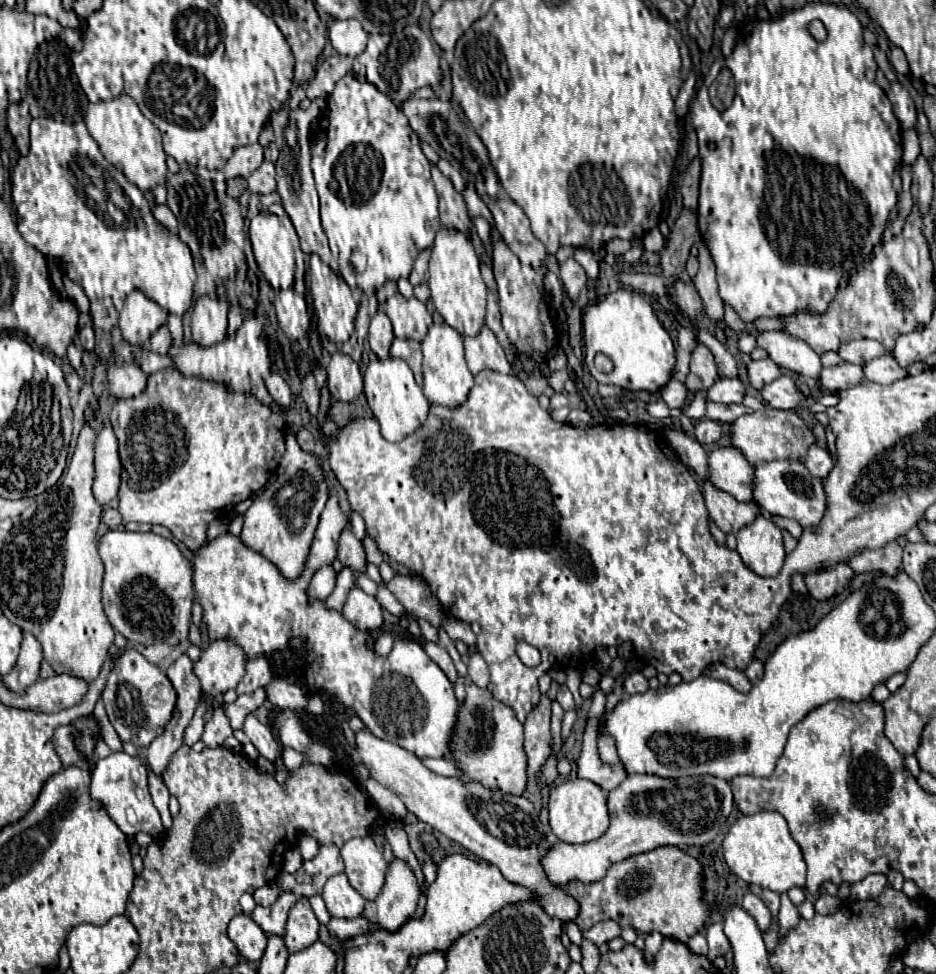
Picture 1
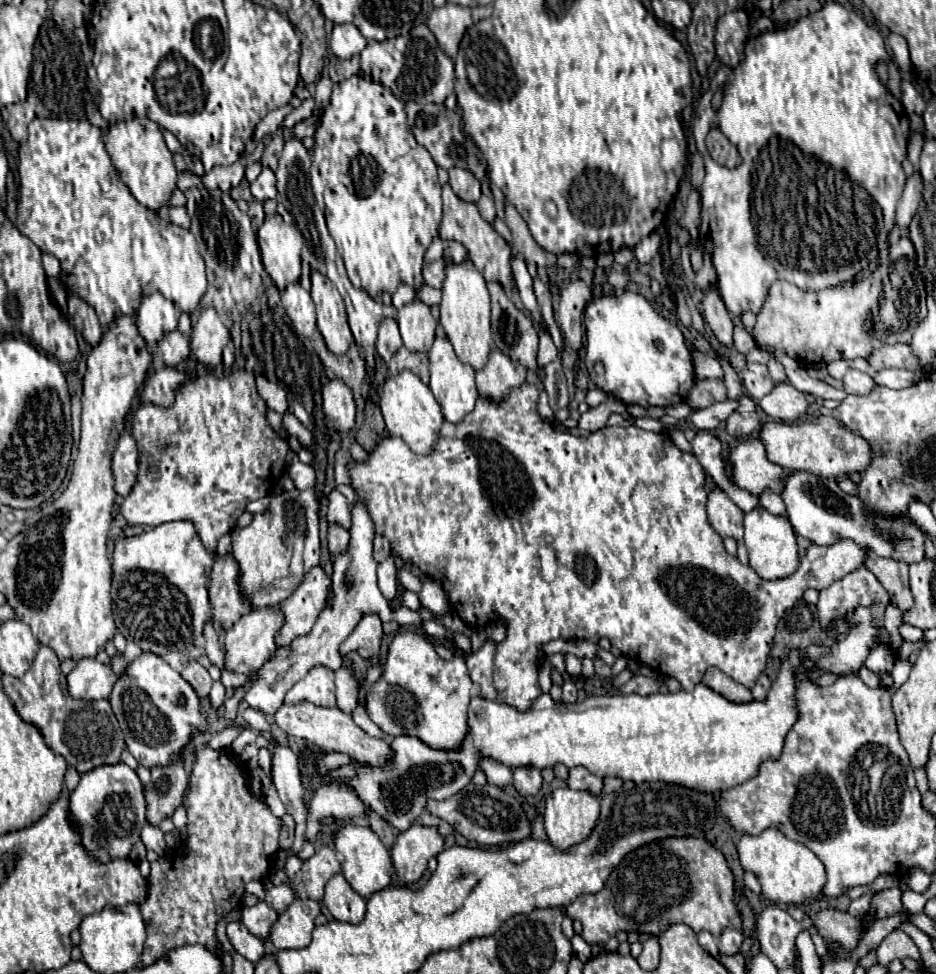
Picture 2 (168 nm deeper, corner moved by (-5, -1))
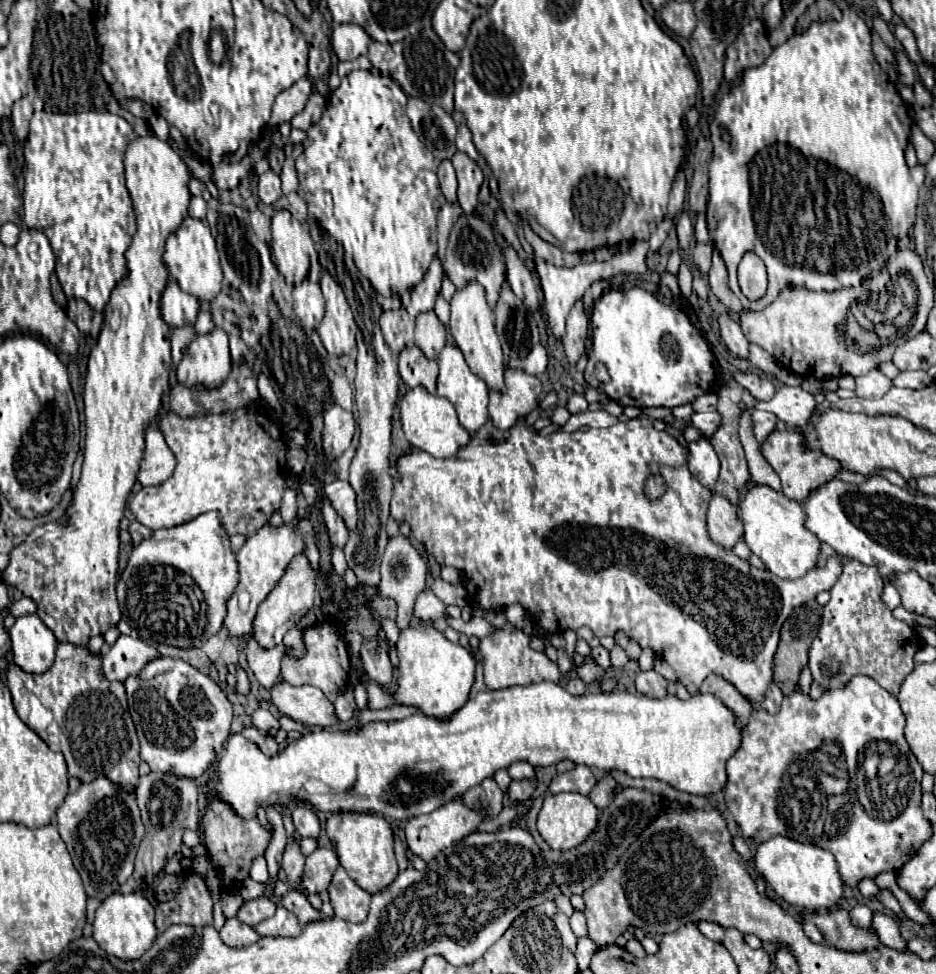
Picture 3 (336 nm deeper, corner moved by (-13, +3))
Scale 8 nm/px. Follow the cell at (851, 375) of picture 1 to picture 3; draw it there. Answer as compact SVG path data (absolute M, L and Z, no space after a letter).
M870 370L868 374L856 378L856 396L858 398L880 398L892 388L892 380L880 370Z

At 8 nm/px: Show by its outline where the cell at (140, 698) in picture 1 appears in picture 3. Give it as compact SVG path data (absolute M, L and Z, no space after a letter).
M160 656L148 662L138 676L128 676L124 680L124 686L128 694L130 714L140 738L140 756L150 766L150 770L162 774L168 772L178 778L200 778L216 760L218 748L222 748L230 736L232 704L222 688L210 676L204 676L188 662L168 656Z

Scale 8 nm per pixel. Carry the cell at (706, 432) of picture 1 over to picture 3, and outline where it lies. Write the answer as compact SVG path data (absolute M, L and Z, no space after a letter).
M696 440L688 444L688 468L690 474L708 490L714 490L720 462L708 440Z

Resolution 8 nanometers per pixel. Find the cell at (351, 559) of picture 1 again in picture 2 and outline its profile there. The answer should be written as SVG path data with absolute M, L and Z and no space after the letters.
M330 524L330 528L328 528L328 548L330 548L330 554L338 556L338 554L346 552L348 544L350 544L350 532L344 530L342 526Z

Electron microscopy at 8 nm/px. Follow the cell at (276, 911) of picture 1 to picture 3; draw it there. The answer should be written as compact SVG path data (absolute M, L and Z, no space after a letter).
M260 896L260 898L254 898L254 900L246 900L240 906L236 918L240 922L248 924L248 926L256 926L260 920L266 920L268 916L272 916L274 910L276 910L276 904L270 898Z

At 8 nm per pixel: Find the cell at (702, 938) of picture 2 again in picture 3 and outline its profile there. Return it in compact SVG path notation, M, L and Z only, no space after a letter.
M698 922L698 930L706 938L710 938L714 942L722 942L724 940L724 928L720 924L716 924L716 922Z

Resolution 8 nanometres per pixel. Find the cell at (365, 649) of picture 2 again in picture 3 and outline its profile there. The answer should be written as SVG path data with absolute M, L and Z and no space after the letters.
M374 640L374 642L366 642L360 654L362 654L362 662L368 678L380 684L382 688L388 688L392 684L392 664L386 650L380 650L378 642Z

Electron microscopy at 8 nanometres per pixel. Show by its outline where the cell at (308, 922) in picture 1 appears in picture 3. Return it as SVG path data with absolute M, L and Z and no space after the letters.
M278 906L278 910L274 912L272 918L262 920L260 924L254 926L254 930L260 936L298 936L302 932L302 926L298 924L296 916L292 916L292 912L288 912L286 908Z

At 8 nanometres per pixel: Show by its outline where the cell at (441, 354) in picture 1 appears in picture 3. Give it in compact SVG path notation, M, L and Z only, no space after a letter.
M446 346L438 358L438 396L448 398L460 418L460 424L470 432L478 432L486 422L488 422L488 386L484 380L480 380L476 374L470 372L468 364L464 362L462 352L456 346Z

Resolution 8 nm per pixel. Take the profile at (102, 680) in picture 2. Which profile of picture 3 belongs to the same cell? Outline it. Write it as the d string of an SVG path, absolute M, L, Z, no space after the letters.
M120 636L108 654L102 656L102 674L108 680L126 680L128 676L136 676L150 660L158 658L160 652L142 642L140 638Z

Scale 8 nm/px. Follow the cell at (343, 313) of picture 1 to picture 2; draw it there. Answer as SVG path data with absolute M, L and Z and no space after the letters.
M312 272L312 300L318 314L318 330L326 340L326 346L334 354L344 354L354 342L344 300L338 288L320 272Z

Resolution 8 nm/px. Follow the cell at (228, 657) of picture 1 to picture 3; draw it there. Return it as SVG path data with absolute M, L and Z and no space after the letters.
M296 554L292 562L288 564L280 582L274 586L268 598L260 604L256 620L254 620L252 636L258 640L262 648L272 648L280 644L284 638L284 632L288 632L288 628L294 628L294 624L312 608L314 598L316 598L316 570L310 566L306 554Z

